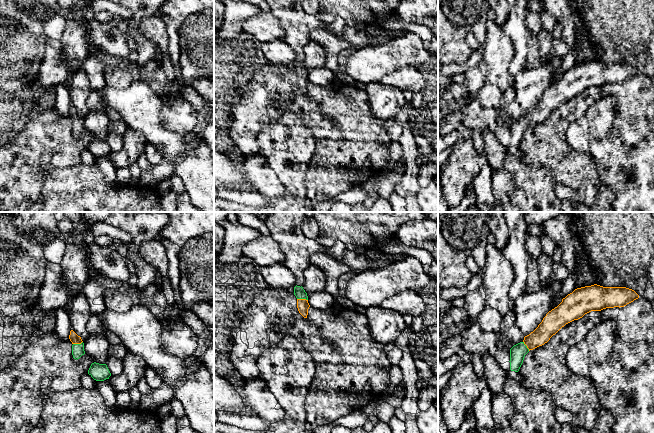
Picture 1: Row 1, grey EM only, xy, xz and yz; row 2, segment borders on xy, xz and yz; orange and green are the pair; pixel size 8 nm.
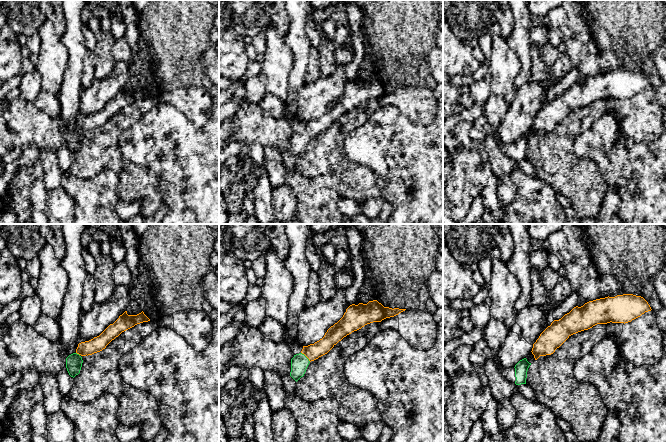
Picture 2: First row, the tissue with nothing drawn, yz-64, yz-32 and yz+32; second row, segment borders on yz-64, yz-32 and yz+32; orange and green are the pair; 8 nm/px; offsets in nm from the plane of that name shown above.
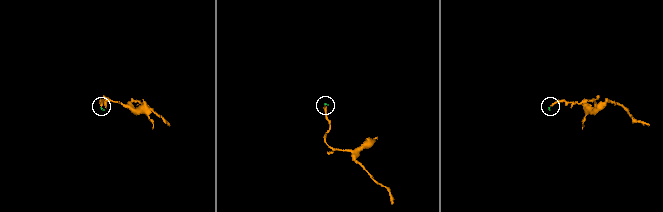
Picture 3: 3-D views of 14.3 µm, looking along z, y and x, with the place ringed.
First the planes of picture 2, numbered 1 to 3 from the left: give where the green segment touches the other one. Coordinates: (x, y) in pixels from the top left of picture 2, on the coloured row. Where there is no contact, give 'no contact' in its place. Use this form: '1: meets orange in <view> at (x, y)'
1: meets orange in yz-64 at (78, 353)
2: meets orange in yz-32 at (306, 356)
3: no contact

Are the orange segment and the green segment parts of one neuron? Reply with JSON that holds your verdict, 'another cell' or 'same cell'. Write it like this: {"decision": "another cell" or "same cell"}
{"decision": "same cell"}

